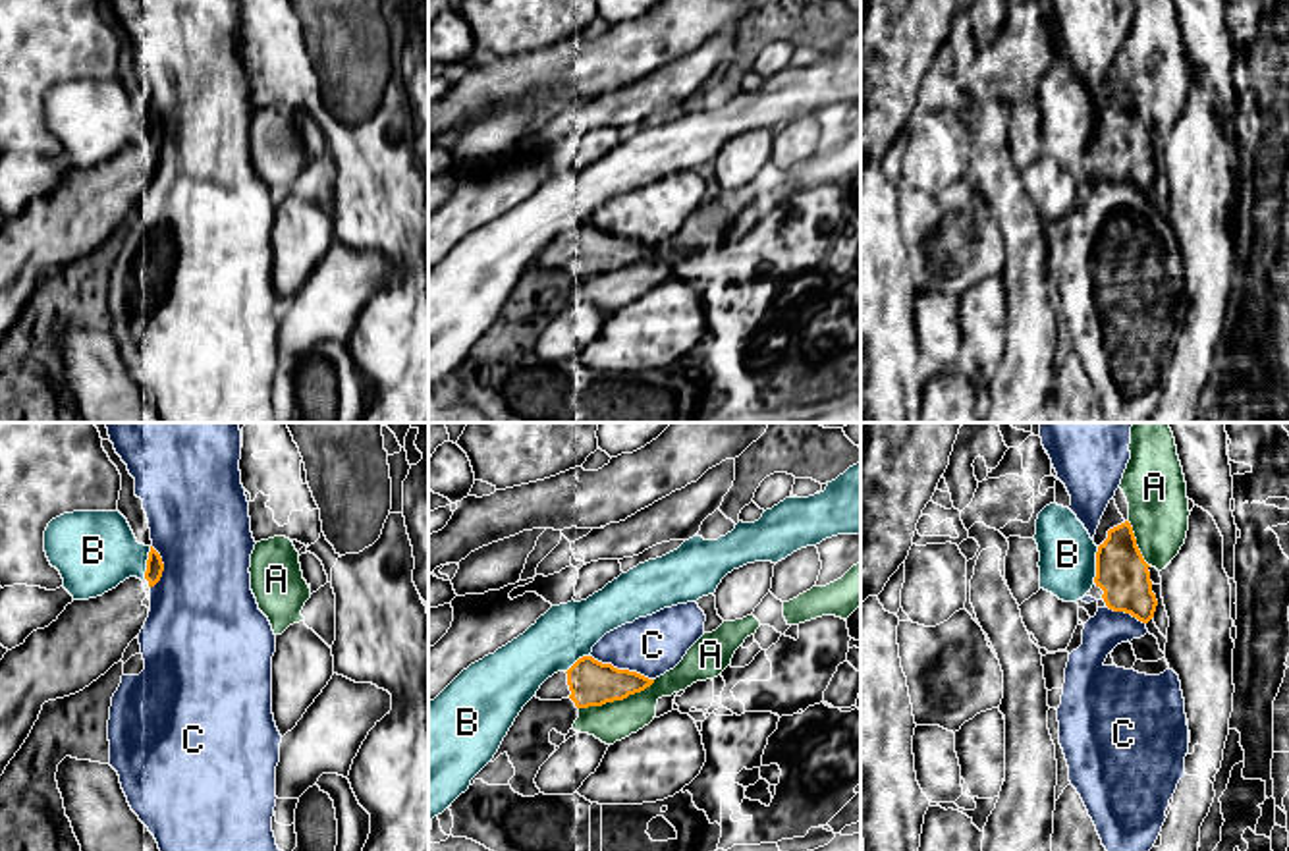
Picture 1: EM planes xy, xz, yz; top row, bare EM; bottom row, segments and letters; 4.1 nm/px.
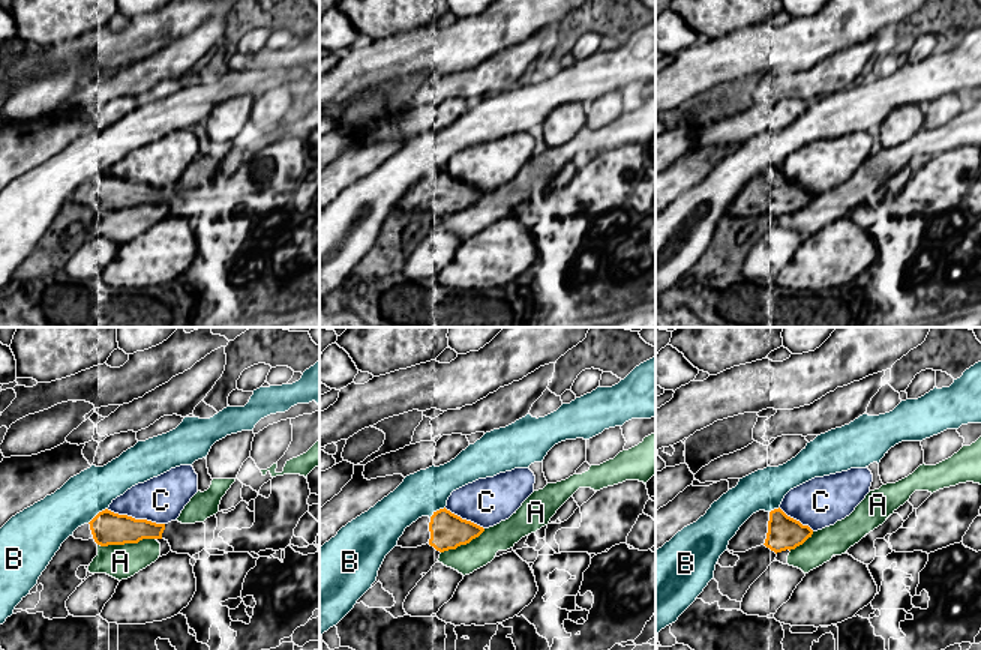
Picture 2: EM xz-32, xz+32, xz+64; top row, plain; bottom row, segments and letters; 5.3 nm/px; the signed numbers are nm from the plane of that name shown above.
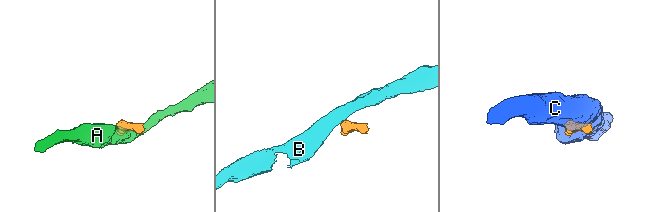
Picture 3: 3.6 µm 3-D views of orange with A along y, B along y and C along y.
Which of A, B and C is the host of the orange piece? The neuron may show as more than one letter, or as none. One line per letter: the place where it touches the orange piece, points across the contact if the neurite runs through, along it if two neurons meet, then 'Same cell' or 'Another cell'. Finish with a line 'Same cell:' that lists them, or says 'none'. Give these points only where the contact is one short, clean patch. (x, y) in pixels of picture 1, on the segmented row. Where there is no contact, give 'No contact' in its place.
A: Touches orange at xz (616, 699). Another cell
B: Touches orange at yz (1097, 564). Another cell
C: Touches orange at xz (622, 670). Another cell
Same cell: none

